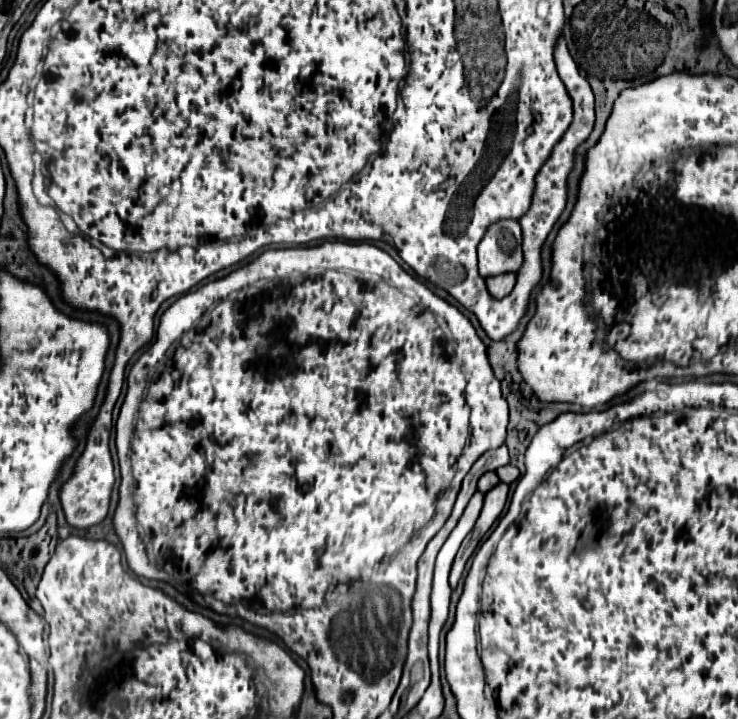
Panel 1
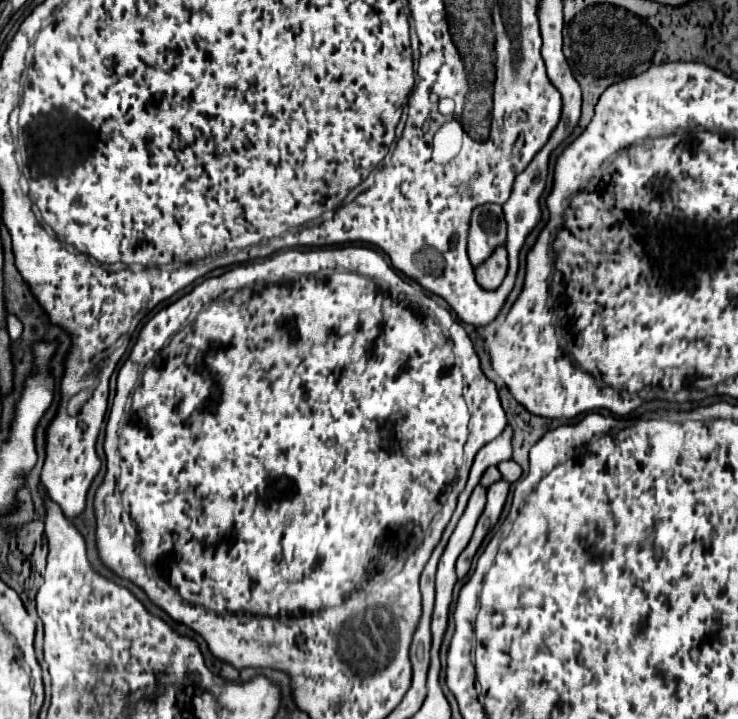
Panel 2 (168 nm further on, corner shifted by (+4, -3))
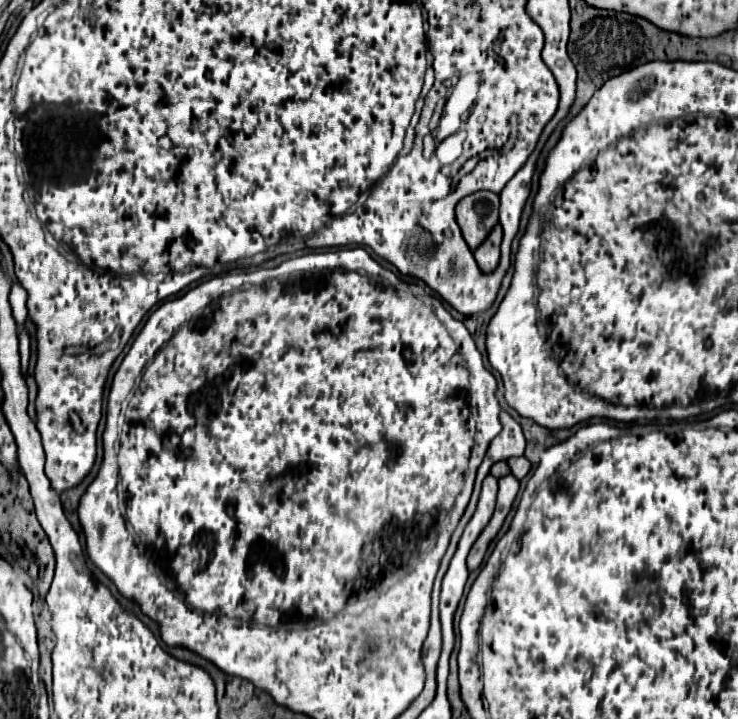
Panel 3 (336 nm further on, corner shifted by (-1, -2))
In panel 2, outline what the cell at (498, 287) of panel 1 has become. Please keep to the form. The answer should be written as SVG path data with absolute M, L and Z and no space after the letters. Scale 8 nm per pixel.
M498 248L498 252L494 252L494 256L490 256L490 260L486 260L486 264L482 264L482 268L474 268L476 270L476 280L482 288L486 290L496 290L508 270L508 258L506 258L506 248Z

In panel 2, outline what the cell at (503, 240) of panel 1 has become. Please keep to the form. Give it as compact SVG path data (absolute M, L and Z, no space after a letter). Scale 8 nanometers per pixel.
M482 204L476 206L470 218L468 232L468 258L472 266L480 266L496 246L506 242L506 222L502 206Z

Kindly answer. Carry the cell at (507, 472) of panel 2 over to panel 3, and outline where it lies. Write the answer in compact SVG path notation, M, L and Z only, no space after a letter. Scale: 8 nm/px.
M511 457L507 463L509 463L509 469L511 469L511 475L517 477L517 479L523 479L531 469L531 463L525 457Z

